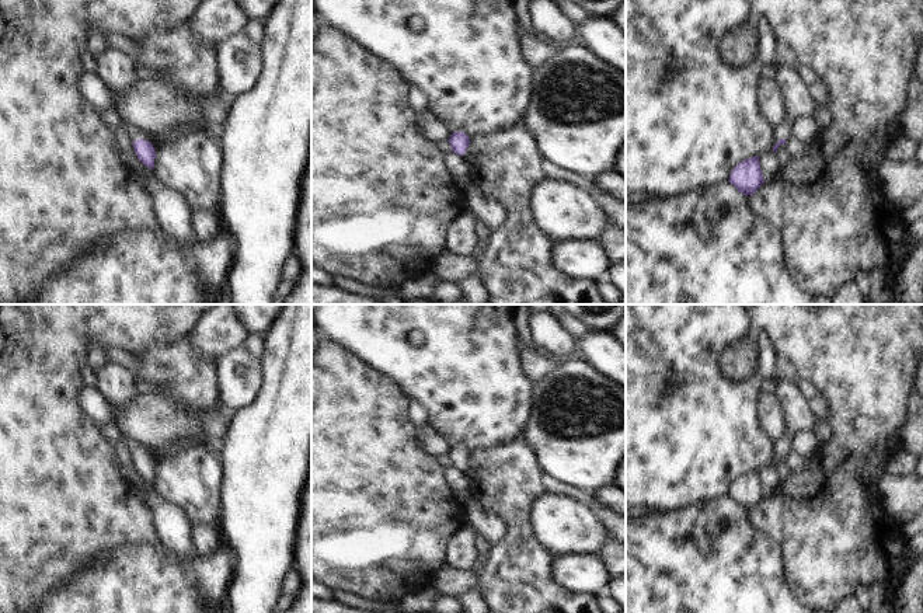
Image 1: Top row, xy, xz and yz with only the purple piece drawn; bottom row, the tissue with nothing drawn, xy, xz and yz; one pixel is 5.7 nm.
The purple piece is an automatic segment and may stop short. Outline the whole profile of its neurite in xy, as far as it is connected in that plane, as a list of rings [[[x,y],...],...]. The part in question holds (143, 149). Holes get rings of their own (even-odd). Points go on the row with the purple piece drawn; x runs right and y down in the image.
[[[137,139],[133,142],[133,149],[137,159],[149,168],[153,170],[156,160],[156,150],[153,144],[147,140]]]

